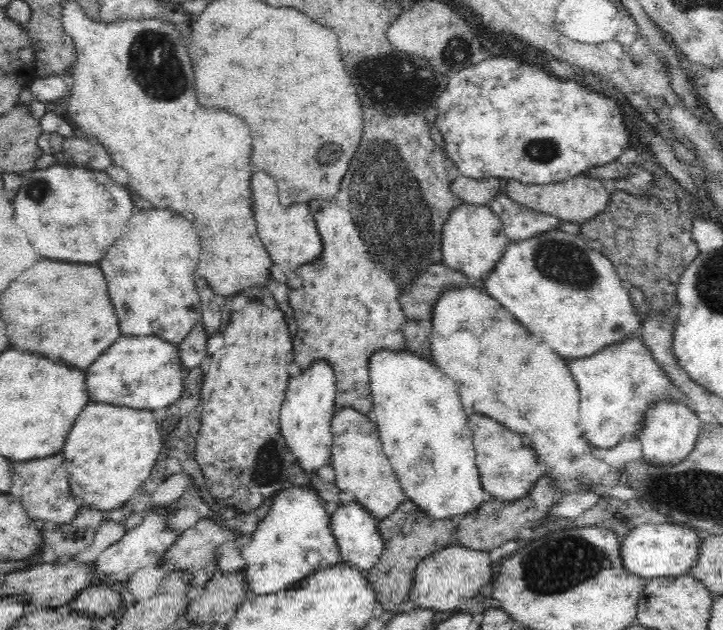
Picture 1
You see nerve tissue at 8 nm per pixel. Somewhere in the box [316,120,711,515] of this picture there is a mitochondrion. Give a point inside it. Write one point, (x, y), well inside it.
(385, 187)

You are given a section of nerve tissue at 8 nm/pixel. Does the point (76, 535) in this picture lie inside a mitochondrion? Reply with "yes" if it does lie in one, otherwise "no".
no

